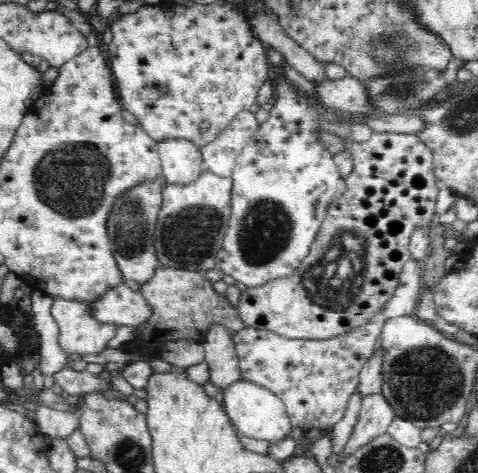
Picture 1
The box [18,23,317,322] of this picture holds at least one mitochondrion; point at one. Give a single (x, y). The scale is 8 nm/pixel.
(70, 179)

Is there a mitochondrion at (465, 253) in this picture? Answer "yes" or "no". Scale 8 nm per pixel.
no

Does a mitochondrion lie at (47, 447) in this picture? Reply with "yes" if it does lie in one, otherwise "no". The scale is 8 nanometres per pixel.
no

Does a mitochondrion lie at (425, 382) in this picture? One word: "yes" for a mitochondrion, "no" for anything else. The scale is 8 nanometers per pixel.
yes

